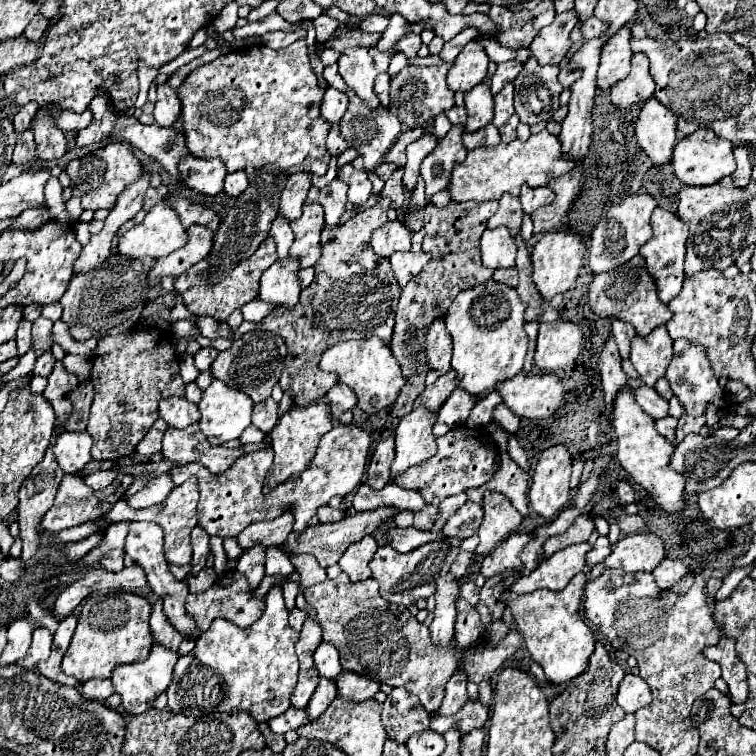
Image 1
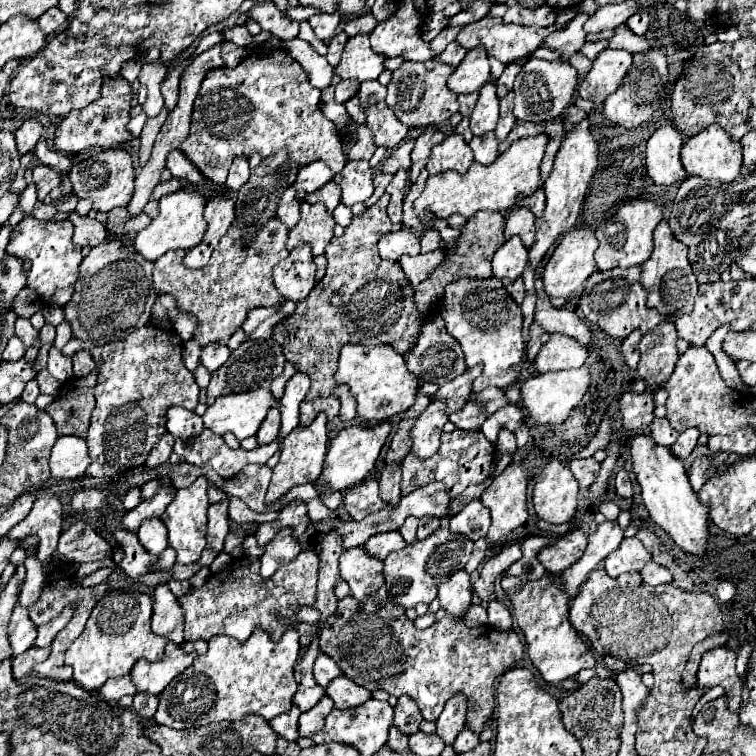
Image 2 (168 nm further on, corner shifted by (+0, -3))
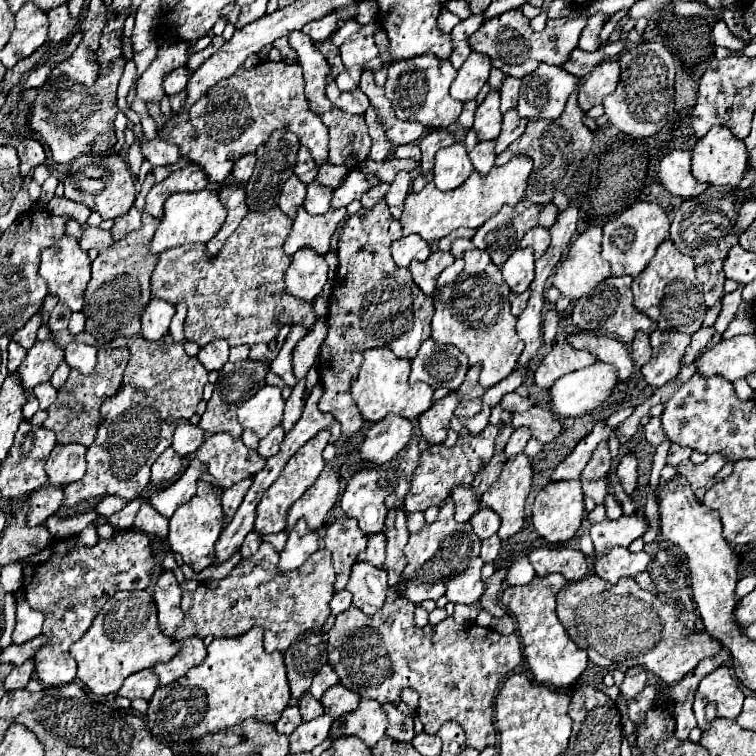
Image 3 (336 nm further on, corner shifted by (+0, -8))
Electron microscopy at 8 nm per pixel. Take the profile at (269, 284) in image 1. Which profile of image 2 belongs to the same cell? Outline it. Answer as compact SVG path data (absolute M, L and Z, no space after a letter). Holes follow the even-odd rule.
M300 242L300 246L296 246L274 268L274 284L284 298L300 302L312 292L314 274L316 274L316 264L312 248L306 242Z

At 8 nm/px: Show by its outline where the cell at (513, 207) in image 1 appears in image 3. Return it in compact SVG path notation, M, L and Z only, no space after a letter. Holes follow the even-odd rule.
M540 225L532 227L530 231L526 231L526 235L520 239L520 247L532 247L536 259L540 255L544 255L544 251L548 249L548 243L550 243L548 229L546 227L540 227Z

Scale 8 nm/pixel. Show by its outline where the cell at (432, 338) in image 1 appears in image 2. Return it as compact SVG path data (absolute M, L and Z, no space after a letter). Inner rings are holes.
M430 314L430 316L424 320L420 340L418 340L416 346L406 354L406 364L408 364L408 370L410 370L412 374L416 374L420 380L432 382L432 384L438 384L438 386L442 386L442 384L446 384L446 382L450 382L450 380L454 380L456 376L460 376L460 374L466 372L466 362L464 362L462 348L460 348L460 344L446 332L444 320L442 320L438 314Z

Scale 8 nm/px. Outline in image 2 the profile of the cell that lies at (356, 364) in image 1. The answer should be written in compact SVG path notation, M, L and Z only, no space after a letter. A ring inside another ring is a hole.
M348 344L344 346L340 350L336 382L350 386L352 394L358 400L358 416L366 420L376 420L376 422L384 422L396 414L406 412L410 406L414 406L416 392L422 386L420 378L408 372L404 356L398 354L388 344L380 344L380 346Z

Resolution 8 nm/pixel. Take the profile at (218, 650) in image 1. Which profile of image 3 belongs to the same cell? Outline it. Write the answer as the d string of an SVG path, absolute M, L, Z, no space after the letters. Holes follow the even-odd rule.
M254 627L240 637L214 639L208 645L208 657L204 659L202 665L188 671L188 675L180 677L176 683L168 687L160 687L152 695L148 707L148 727L152 735L160 737L160 741L166 743L168 747L180 749L186 743L196 741L206 733L218 733L222 729L240 725L248 717L254 717L264 723L276 723L276 719L280 719L282 711L288 707L290 685L286 679L284 655L280 651L266 653L262 647L262 639L264 639L264 631L260 631L260 627Z

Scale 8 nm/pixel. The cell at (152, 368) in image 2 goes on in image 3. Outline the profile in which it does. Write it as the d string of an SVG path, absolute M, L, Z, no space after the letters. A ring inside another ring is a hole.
M170 335L148 341L144 337L128 339L130 361L124 371L122 385L114 397L104 399L100 407L102 423L96 441L88 447L86 475L64 487L64 503L54 517L64 517L74 503L98 495L118 495L126 501L140 497L150 481L150 467L154 459L172 443L178 419L190 419L196 405L202 401L202 389L208 383L208 371L196 357L188 357L182 343Z

